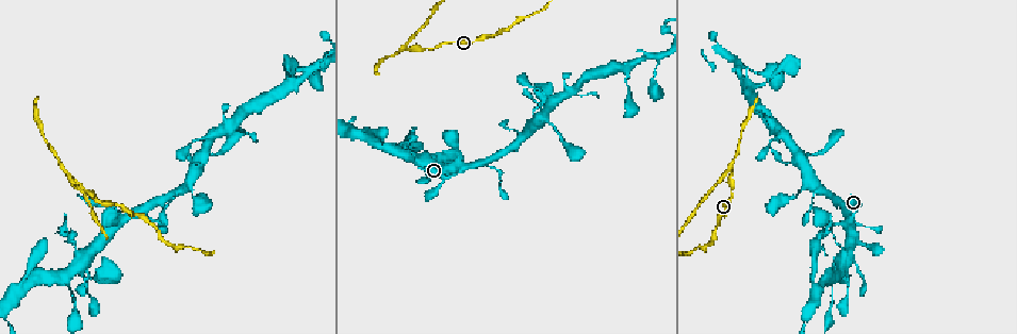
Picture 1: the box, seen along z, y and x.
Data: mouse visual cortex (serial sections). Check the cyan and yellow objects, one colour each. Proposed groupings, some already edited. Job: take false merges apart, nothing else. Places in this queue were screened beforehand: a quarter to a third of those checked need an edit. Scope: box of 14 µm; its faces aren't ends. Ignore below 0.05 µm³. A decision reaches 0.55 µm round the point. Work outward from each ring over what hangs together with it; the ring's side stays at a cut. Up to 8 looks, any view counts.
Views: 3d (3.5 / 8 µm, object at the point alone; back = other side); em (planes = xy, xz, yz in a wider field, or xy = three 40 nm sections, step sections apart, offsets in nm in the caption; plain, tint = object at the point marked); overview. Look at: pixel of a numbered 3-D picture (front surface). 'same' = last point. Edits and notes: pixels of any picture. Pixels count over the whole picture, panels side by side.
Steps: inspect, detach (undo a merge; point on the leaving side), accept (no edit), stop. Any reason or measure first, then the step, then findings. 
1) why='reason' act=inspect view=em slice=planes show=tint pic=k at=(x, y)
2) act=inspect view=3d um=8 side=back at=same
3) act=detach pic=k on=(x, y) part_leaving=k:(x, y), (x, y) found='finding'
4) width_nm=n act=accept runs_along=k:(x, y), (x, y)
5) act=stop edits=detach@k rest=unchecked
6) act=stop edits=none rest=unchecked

why='abrupt turn' act=inspect view=3d um=3.5 pic=1 at=(66, 170)

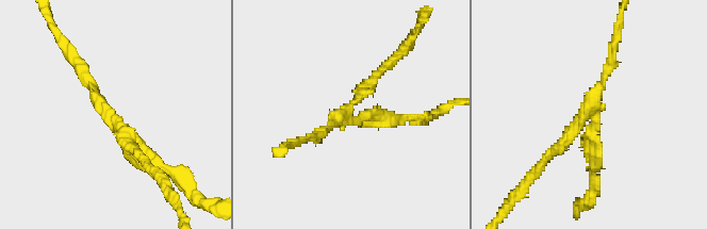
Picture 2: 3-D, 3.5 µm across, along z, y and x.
arms=3 arm_widths_nm=150,200,250 act=inspect view=em slice=xy step=2 show=tint pic=2 at=(592, 111)

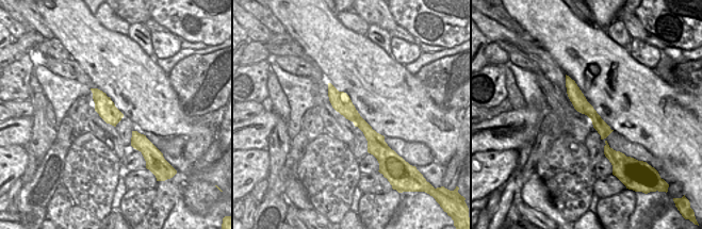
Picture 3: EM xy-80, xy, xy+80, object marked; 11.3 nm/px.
act=detach pic=2 on=(59, 37) part_leaving=2:(593, 113), (588, 113), (527, 179) found='two cells meet here'

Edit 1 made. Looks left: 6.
why='redraw' act=inspect view=overview

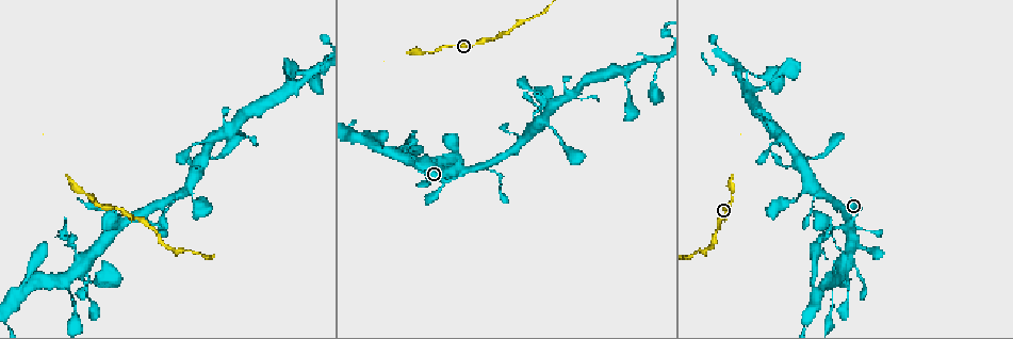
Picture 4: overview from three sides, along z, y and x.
why='looks like a crossing' act=inspect view=3d um=3.5 pic=4 at=(120, 222)

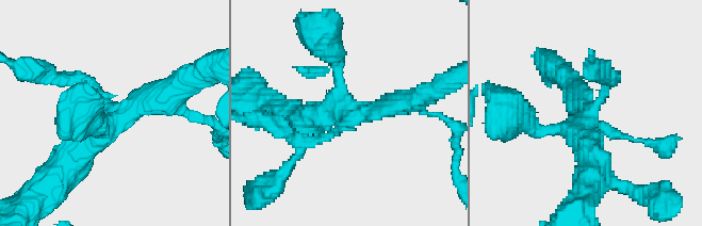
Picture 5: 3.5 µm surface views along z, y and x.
arms=4 arm_widths_nm=150,200,350,400 why='need the tissue' act=inspect view=em slice=planes show=tint pic=5 at=(589, 109)

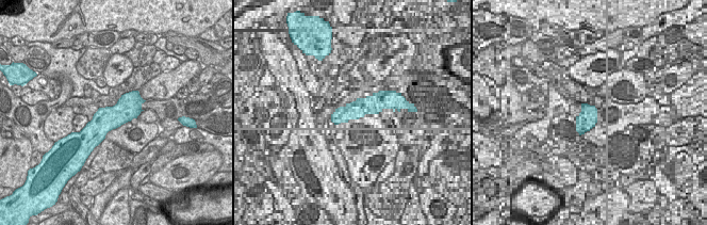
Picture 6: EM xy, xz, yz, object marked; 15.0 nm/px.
width_nm=380 act=accept runs_along=5:(298, 141), (409, 99) found='continuous, no second cell'

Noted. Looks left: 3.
why='abrupt turn' act=inspect view=3d um=3.5 pic=4 at=(833, 242)

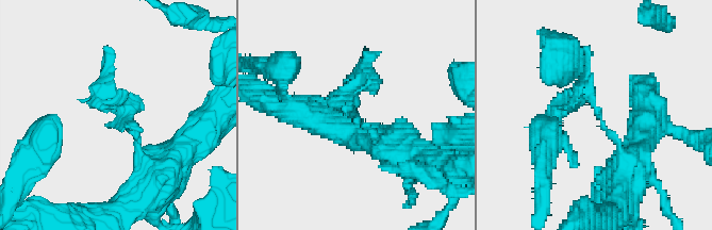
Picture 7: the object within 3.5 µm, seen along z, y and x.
why='shape alone is not enough' act=inspect view=em slice=xy step=1 show=plain pic=7 at=(357, 120)

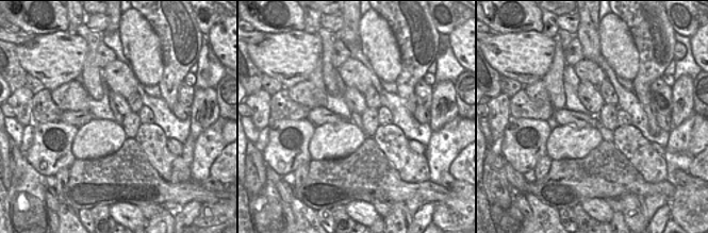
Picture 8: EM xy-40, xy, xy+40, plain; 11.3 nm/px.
why='where the object lies' act=inspect view=em slice=xy step=1 show=tint at=same

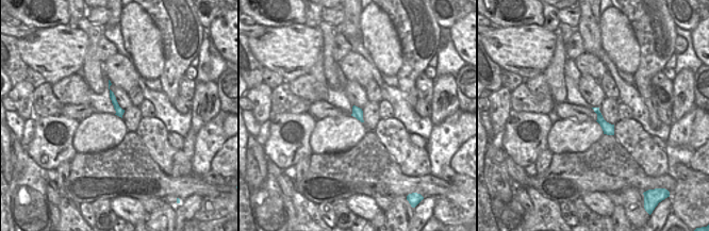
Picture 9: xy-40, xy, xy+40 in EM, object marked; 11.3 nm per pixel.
width_nm=120 act=detach pic=7 on=(592, 99) part_leaving=7:(369, 128), (357, 120), (353, 93), (373, 58) found='two cells meet here'

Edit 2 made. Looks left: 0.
act=stop edits=detach@2,detach@7 rest=unchecked

